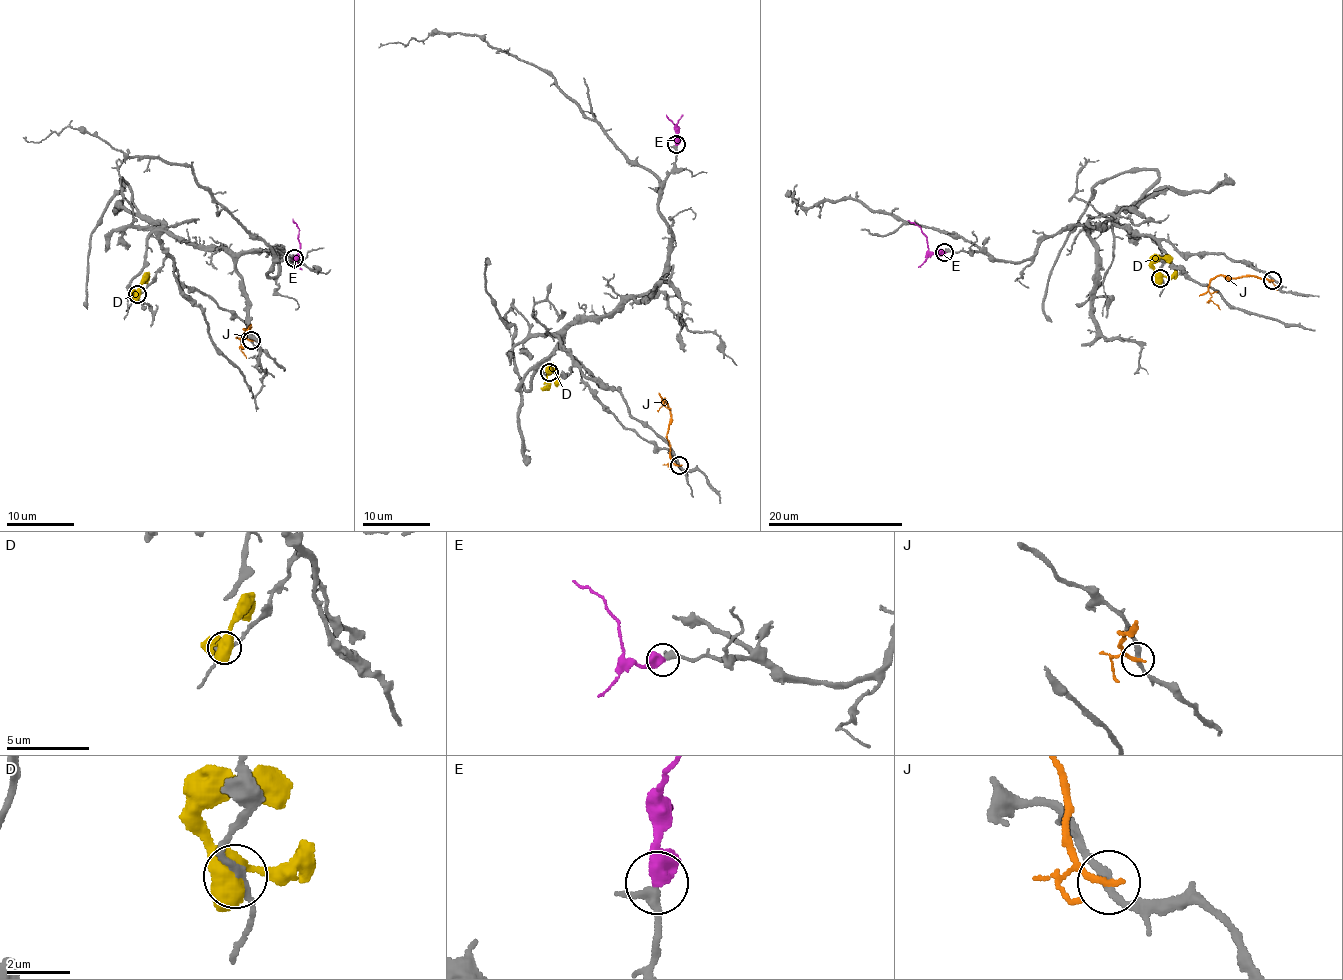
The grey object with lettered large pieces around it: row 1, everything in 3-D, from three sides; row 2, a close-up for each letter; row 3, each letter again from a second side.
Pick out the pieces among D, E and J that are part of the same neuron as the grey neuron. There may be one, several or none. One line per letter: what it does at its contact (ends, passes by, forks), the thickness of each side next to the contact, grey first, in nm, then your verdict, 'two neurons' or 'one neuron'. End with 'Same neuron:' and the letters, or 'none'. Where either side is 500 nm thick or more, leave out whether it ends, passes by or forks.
D: 200 nm thick on the grey side, 550 nm on the other; two neurons
E: 240 nm thick on the grey side, 600 nm on the other; one neuron
J: it ends there; 240 nm thick on the grey side, 240 nm on the other; two neurons
Same neuron: E

